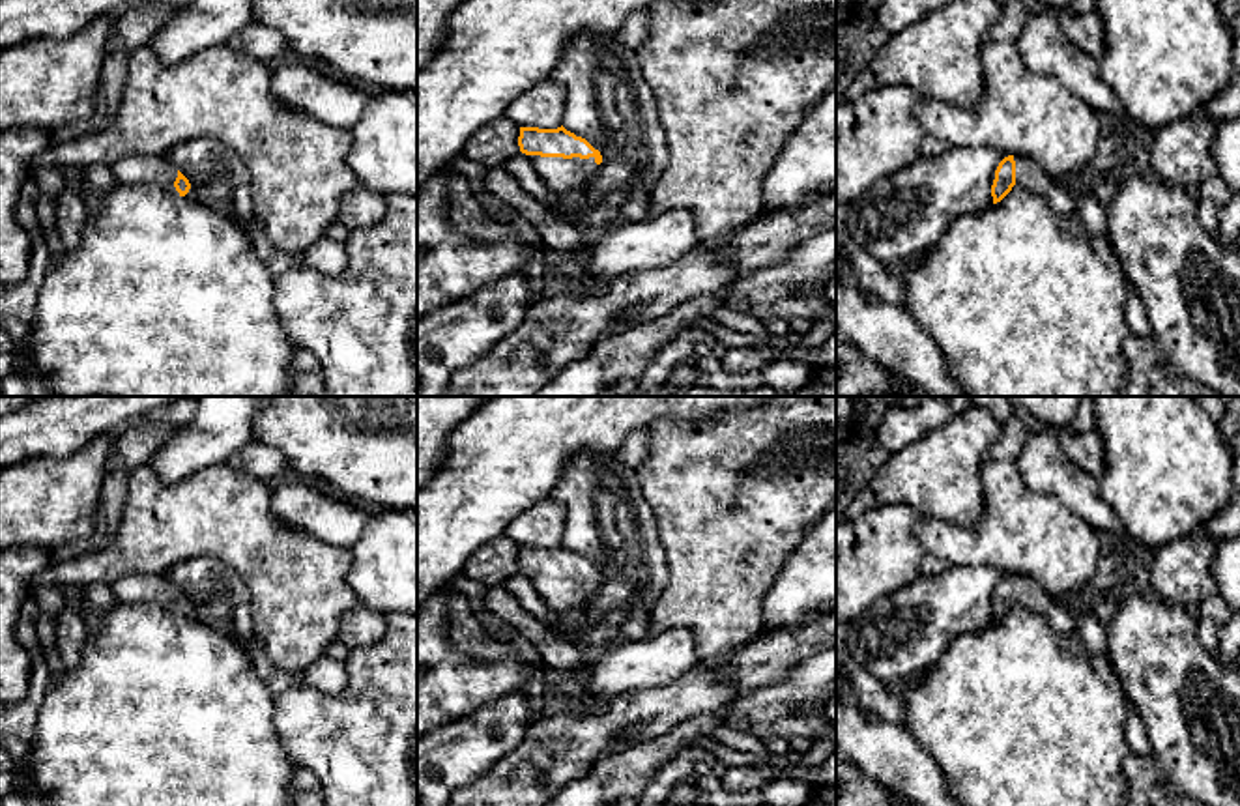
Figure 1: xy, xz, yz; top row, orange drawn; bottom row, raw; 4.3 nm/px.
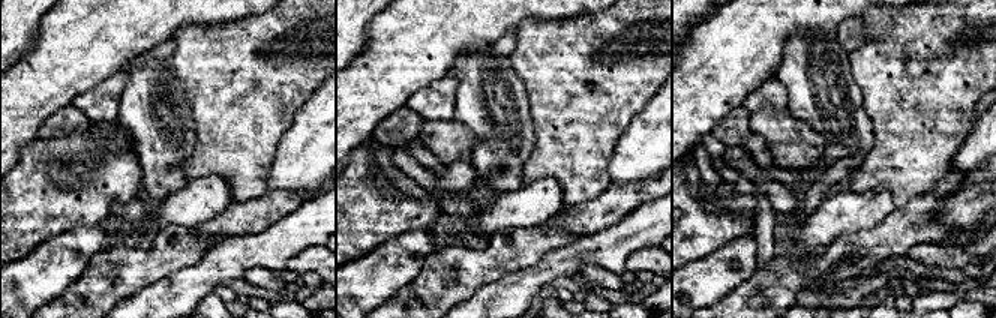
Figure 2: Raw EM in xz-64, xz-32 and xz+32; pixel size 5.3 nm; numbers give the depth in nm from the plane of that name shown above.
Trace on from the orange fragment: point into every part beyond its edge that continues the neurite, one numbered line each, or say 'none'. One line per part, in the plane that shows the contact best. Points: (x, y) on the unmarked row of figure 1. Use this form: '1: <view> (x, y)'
1: xz (560, 593)

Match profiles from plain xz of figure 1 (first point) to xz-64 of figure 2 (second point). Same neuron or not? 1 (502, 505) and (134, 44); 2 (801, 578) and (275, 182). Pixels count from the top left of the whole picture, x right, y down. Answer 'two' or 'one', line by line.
1: one
2: one

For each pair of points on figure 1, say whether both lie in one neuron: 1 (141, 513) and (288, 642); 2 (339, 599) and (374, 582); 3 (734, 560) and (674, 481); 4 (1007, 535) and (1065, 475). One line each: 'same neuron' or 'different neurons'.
1: same neuron
2: different neurons
3: same neuron
4: different neurons

